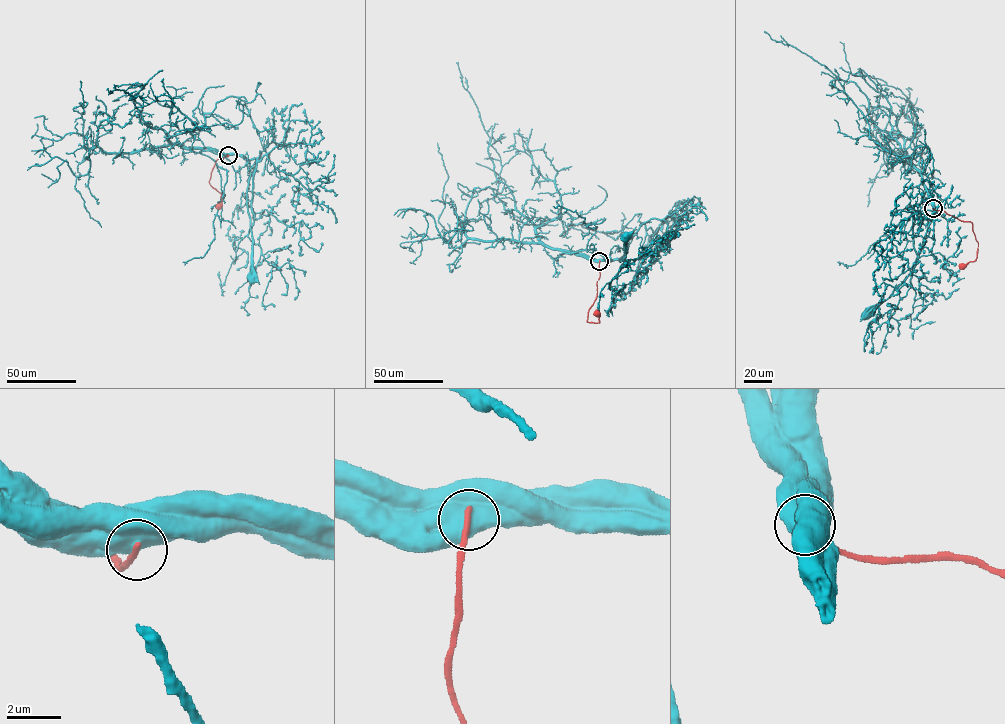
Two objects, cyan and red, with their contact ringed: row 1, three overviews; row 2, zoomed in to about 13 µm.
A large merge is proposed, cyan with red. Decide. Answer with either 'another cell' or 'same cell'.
another cell

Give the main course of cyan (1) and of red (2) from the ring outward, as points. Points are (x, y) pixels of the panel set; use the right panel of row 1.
1: (933, 208), (934, 214), (912, 272), (887, 298), (865, 314)
2: (933, 208), (972, 224), (978, 242), (977, 257), (963, 267)

